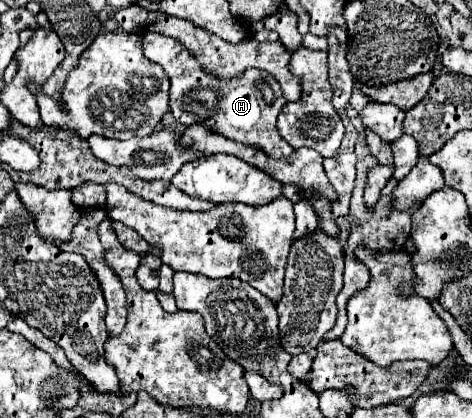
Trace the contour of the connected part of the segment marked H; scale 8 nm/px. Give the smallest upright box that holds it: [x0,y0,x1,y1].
[144,32,294,160]

